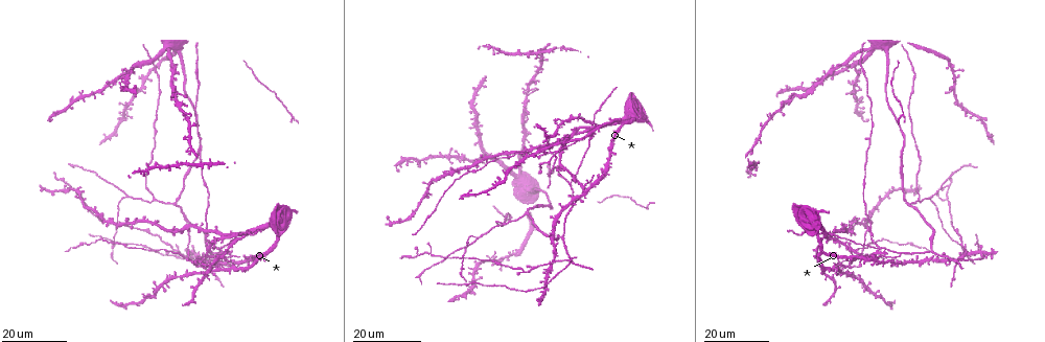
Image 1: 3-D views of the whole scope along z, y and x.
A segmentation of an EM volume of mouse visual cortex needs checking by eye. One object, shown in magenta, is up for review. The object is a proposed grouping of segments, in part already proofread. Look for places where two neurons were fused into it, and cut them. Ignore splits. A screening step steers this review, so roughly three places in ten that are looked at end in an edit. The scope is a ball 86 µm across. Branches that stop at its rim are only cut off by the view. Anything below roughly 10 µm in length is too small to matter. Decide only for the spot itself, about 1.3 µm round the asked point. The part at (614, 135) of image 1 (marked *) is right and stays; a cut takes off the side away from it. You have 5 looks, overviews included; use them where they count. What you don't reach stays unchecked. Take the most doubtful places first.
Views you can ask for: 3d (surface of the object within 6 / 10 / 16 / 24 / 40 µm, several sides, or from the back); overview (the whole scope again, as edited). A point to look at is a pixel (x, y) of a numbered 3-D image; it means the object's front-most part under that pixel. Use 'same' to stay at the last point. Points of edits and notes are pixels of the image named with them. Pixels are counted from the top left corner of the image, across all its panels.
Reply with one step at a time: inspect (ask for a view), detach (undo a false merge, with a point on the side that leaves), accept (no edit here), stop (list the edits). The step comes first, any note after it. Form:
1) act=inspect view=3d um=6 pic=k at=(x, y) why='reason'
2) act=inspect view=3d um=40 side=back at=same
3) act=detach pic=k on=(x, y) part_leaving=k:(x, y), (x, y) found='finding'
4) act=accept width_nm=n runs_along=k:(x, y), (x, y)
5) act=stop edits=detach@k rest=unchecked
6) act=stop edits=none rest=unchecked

act=inspect view=3d um=16 pic=1 at=(222, 267) why='three arms meet'

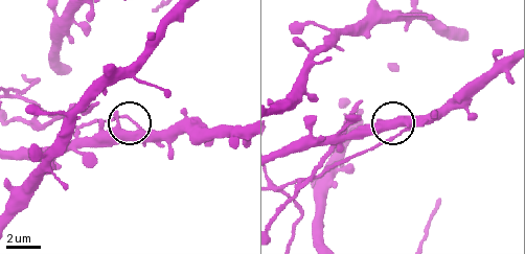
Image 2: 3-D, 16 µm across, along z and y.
act=inspect view=3d um=10 pic=2 at=(401, 131)

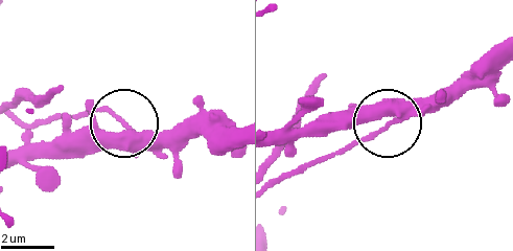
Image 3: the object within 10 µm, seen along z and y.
act=detach pic=3 on=(120, 116) part_leaving=3:(406, 114), (368, 138), (274, 179) found='a second neuron is stuck on'

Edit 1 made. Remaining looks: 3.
act=inspect view=3d um=24 pic=1 at=(154, 199) why='arms part here'

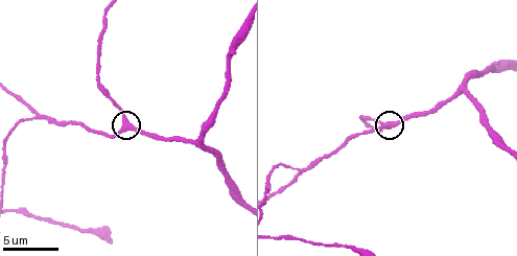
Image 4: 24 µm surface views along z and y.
act=inspect view=3d um=6 pic=4 at=(122, 128)

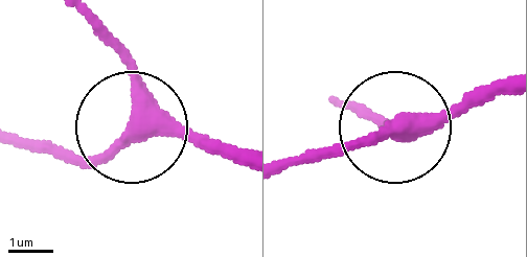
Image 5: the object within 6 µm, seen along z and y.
act=accept width_nm=370 runs_along=5:(244, 160), (142, 134), (86, 160), (22, 148) found='continuous, no second neuron'

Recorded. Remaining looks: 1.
act=inspect view=3d um=16 pic=4 at=(298, 171)

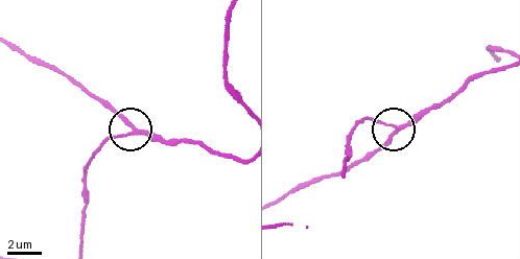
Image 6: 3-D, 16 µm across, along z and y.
act=accept width_nm=210 found='one neuron here'

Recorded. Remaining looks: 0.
act=stop edits=detach@3 rest=unchecked

